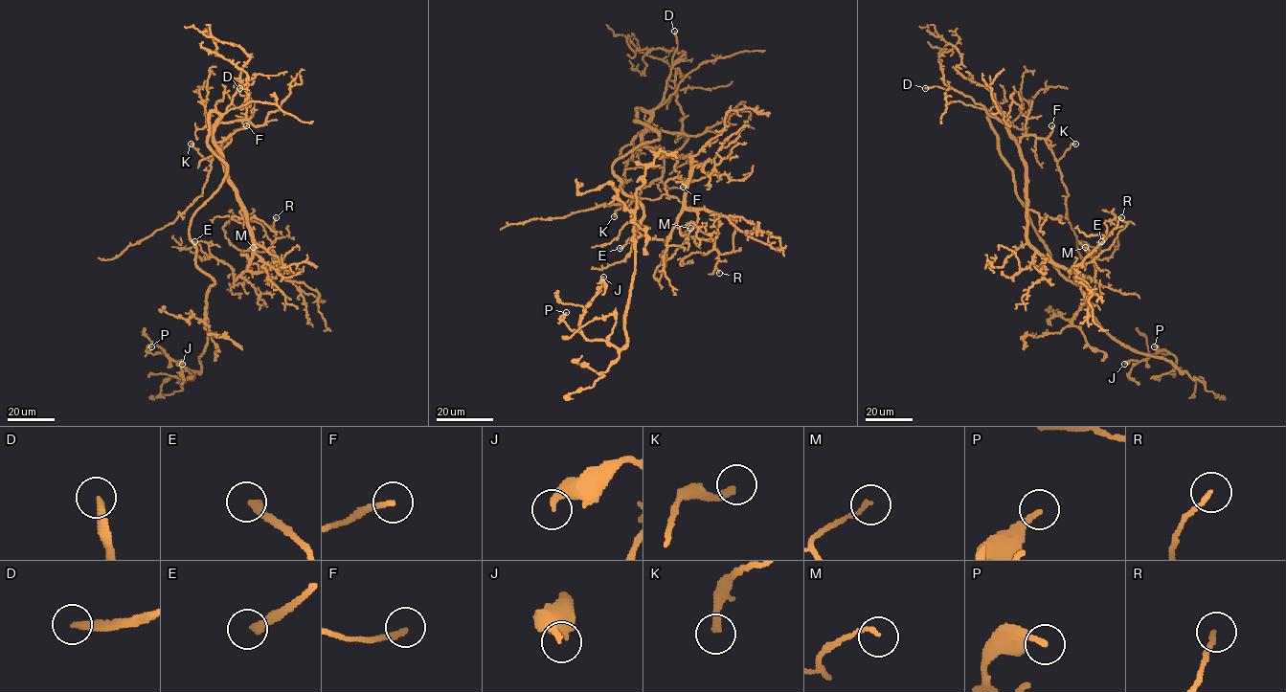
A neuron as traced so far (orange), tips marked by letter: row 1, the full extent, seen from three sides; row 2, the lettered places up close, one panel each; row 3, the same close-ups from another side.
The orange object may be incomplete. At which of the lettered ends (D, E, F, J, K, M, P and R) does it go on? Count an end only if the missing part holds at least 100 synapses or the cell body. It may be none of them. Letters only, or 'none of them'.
D

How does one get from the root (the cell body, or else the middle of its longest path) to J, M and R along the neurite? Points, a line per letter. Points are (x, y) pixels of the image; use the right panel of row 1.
J: (1012, 172), (1017, 197), (1052, 264), (1086, 287), (1094, 319), (1125, 346), (1183, 371), (1164, 350), (1124, 364)
M: (1012, 172), (999, 150), (987, 112), (1006, 126), (1026, 164), (1027, 241), (1070, 272), (1095, 251), (1085, 247)
R: (1012, 172), (999, 150), (987, 112), (1006, 126), (1026, 164), (1027, 241), (1070, 272), (1109, 234), (1121, 217)

